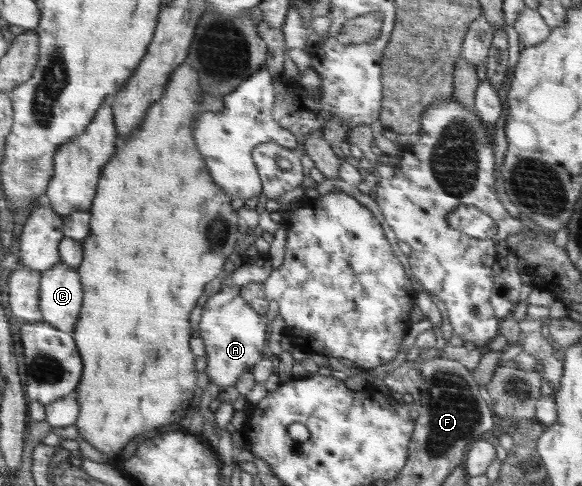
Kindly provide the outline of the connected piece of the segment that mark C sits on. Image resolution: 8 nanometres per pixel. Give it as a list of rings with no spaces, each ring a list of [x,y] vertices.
[[[60,261],[42,273],[39,308],[43,321],[66,333],[74,333],[83,307],[83,283],[78,270]]]

